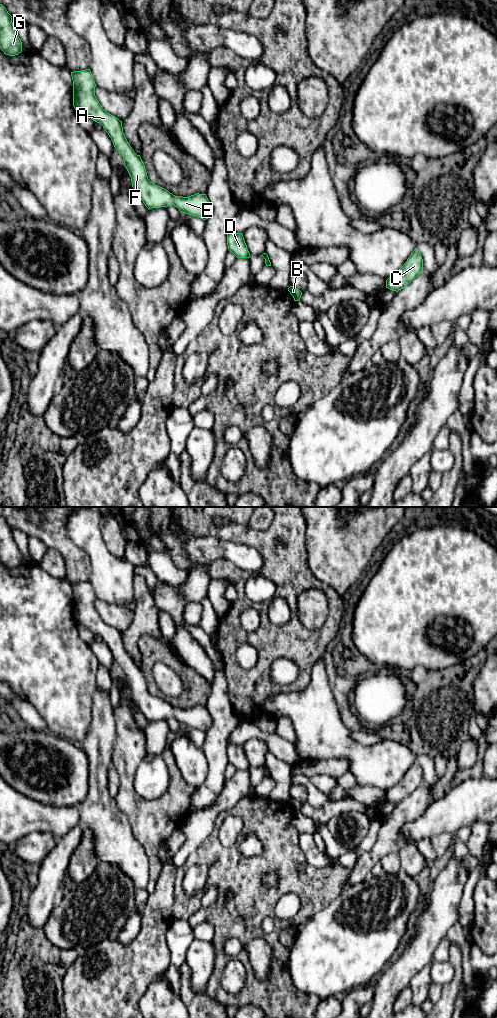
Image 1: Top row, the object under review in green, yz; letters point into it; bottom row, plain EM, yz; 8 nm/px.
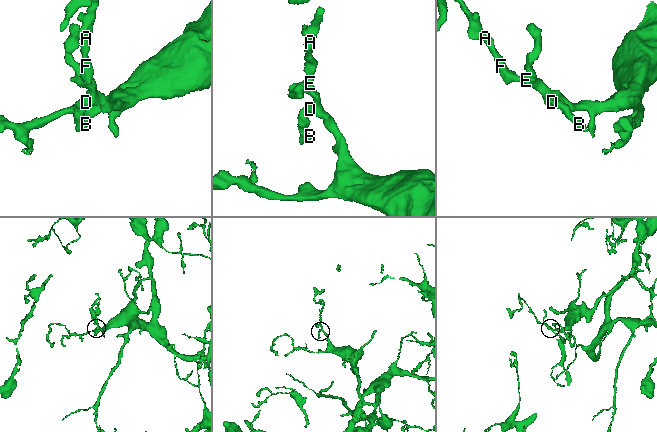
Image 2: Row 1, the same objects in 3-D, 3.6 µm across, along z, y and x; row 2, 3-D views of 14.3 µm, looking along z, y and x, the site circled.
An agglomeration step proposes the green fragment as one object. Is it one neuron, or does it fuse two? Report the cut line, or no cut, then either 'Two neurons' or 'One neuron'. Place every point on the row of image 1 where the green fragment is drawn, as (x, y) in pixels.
No split. One neuron

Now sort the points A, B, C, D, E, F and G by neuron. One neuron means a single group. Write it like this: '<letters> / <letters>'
A B C D E F G

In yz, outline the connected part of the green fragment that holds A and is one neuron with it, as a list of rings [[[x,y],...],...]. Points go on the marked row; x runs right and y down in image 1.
[[[90,69],[71,72],[73,80],[73,106],[100,123],[111,138],[115,149],[123,157],[132,187],[148,209],[174,205],[181,213],[203,220],[209,218],[212,205],[206,194],[196,193],[189,197],[175,196],[168,190],[153,184],[147,176],[145,165],[128,143],[122,121],[107,113],[95,96],[95,81]]]

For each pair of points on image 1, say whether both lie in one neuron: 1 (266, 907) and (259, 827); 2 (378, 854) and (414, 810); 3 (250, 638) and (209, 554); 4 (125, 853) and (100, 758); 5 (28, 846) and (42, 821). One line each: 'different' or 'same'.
1: same
2: same
3: different
4: same
5: different

